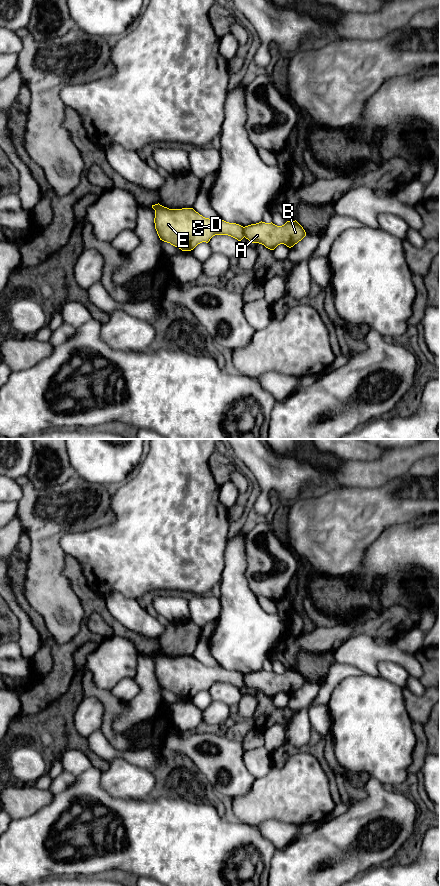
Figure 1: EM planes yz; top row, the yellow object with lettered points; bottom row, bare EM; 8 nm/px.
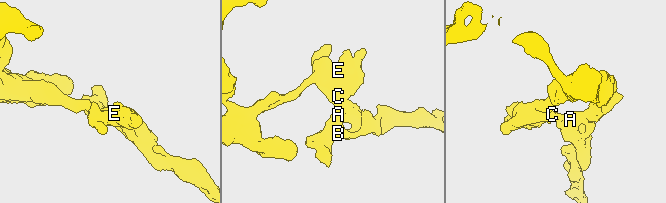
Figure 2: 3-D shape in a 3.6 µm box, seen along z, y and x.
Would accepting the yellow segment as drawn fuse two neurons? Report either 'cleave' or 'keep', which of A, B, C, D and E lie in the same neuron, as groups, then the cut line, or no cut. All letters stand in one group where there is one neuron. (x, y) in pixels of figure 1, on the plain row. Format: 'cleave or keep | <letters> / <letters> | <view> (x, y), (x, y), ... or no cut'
cleave | A B / C D E | yz (244, 675), (243, 684)

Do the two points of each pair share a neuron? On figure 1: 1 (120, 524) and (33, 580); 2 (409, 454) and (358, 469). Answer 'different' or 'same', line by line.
1: different
2: same

